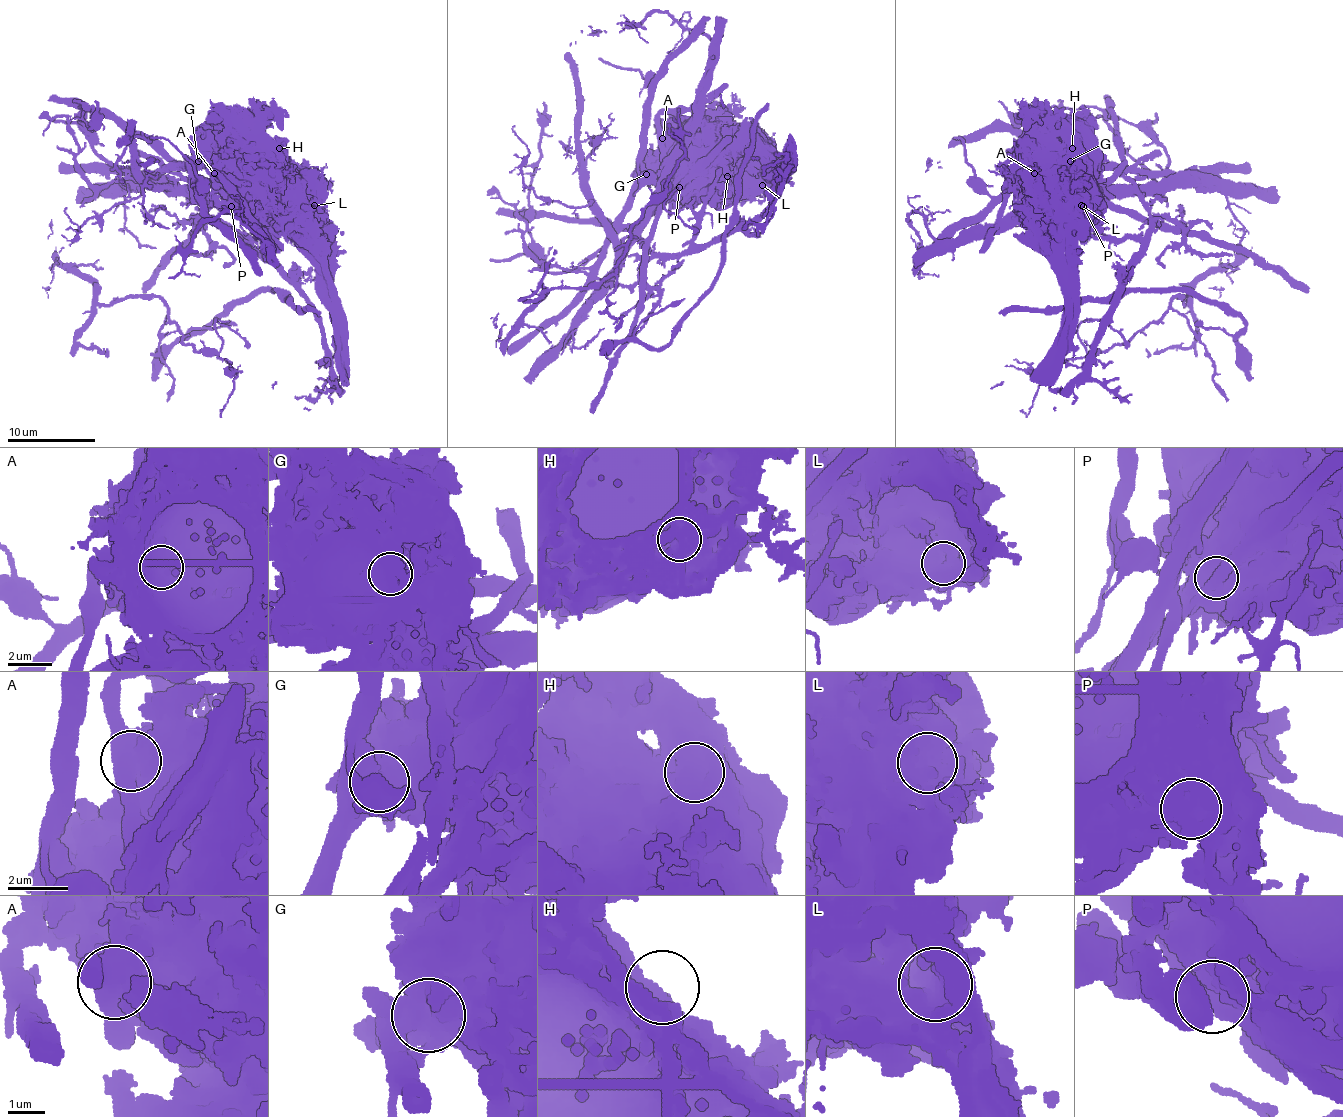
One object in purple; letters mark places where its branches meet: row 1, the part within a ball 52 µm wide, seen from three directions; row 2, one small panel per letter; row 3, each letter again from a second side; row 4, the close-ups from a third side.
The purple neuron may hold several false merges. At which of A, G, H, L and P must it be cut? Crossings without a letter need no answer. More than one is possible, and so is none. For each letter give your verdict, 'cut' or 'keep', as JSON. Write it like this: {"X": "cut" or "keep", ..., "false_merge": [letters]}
{"A": "cut", "G": "cut", "H": "keep", "L": "keep", "P": "cut", "false_merge": ["A", "G", "P"]}

